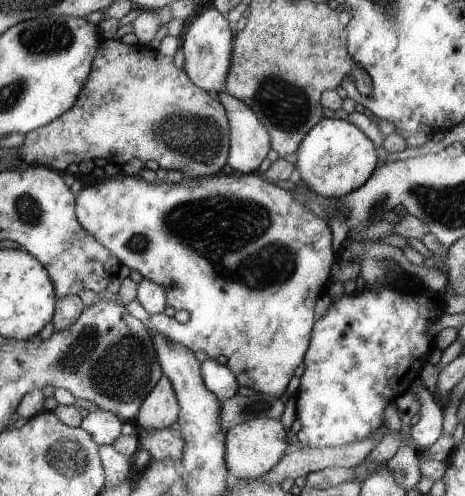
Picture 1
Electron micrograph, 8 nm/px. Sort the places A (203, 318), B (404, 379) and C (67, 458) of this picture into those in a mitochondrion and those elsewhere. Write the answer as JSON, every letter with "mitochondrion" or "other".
{"A":"other","B":"other","C":"mitochondrion"}

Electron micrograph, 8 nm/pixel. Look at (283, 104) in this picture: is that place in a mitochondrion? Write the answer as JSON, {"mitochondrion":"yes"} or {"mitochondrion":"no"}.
{"mitochondrion":"yes"}

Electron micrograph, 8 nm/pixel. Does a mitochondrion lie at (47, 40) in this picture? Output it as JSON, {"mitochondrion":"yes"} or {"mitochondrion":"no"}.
{"mitochondrion":"yes"}

